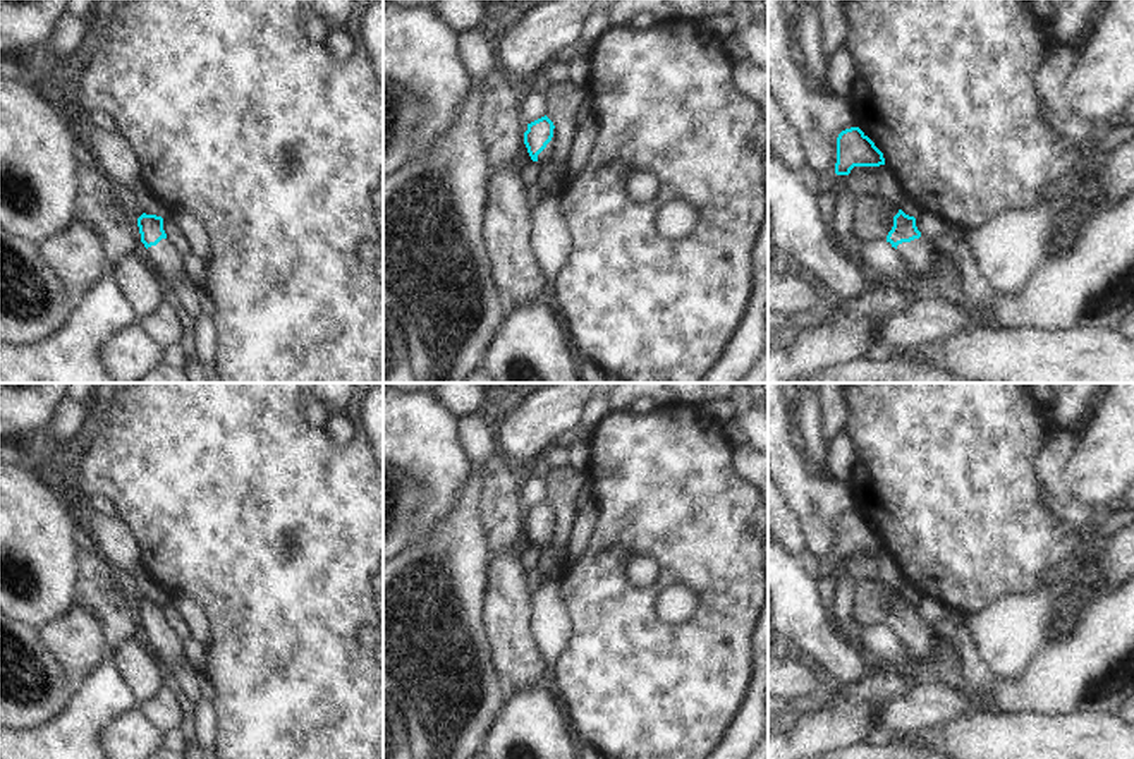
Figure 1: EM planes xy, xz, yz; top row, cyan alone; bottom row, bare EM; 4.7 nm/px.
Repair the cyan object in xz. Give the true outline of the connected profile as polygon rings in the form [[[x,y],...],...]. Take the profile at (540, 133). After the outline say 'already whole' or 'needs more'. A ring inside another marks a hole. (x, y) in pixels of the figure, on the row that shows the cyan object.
[[[545,115],[531,124],[524,132],[524,144],[533,161],[541,161],[552,156],[553,122]]]; needs more

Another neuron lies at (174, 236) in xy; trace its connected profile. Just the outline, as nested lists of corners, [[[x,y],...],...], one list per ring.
[[[167,215],[163,218],[163,230],[167,234],[167,240],[170,242],[170,246],[180,254],[180,256],[189,256],[191,249],[184,239],[184,235],[180,234],[180,230],[177,228],[175,222],[172,220],[170,215]]]

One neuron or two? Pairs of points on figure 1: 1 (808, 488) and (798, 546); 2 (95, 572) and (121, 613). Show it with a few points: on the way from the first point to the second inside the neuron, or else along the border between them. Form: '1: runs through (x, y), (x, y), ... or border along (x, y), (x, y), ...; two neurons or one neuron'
1: border along (786, 500), (801, 524), (806, 548); two neurons
2: runs through (97, 582), (97, 589), (110, 603); one neuron

